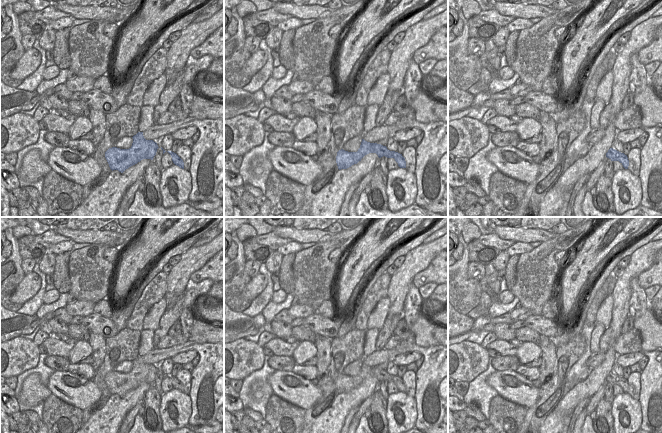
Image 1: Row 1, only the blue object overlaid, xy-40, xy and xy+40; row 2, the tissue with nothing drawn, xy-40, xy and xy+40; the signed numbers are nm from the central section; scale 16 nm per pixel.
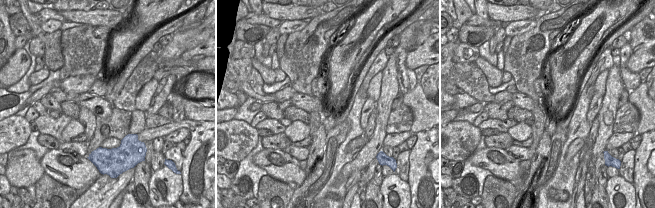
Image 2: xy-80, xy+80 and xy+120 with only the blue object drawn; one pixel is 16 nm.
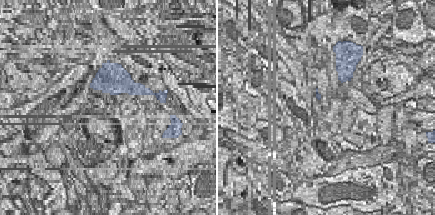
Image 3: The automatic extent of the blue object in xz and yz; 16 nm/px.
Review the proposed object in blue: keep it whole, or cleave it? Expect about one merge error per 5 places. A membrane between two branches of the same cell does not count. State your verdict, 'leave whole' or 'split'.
leave whole

